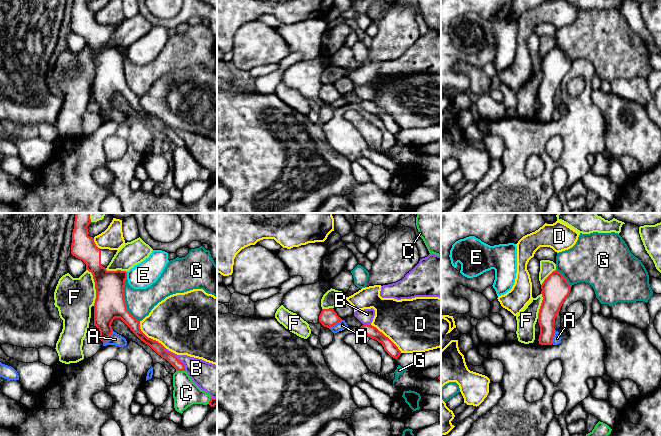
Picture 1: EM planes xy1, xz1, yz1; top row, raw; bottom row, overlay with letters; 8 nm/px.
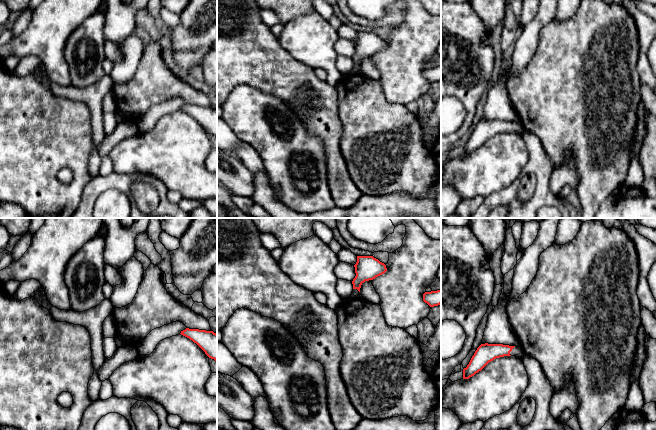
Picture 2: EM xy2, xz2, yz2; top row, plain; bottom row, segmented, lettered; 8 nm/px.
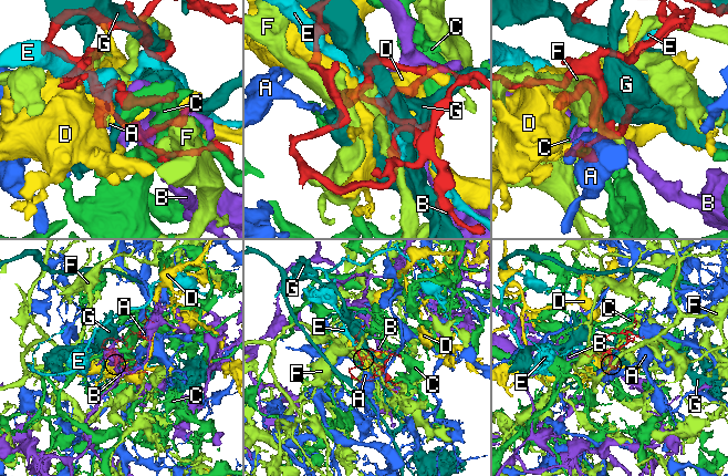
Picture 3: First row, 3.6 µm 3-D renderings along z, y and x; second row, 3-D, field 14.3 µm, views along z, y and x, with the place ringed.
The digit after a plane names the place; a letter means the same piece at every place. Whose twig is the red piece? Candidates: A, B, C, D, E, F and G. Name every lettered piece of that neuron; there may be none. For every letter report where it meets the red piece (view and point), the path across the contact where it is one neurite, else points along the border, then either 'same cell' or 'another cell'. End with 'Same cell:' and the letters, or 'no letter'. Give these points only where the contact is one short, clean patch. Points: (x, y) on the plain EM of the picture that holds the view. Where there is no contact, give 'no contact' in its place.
A: meets red in xy1 at (109, 113); border along xy1 (113, 107), (110, 113), (103, 119); another cell
B: meets red in xy1 at (176, 134); another cell
C: meets red in xy1 at (180, 146); another cell
D: meets red in xy1 at (149, 114); another cell
E: meets red in xy1 at (126, 51); another cell
F: meets red in xy1 at (95, 63); another cell
G: meets red in xy1 at (124, 76); another cell
Same cell: no letter

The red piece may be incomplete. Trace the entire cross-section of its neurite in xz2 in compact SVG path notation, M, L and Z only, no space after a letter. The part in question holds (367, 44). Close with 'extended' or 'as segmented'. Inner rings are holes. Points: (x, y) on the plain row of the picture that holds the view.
M357 32L354 43L356 52L352 57L353 67L350 74L359 74L361 61L365 57L373 56L387 47L386 41L373 32Z | extended

